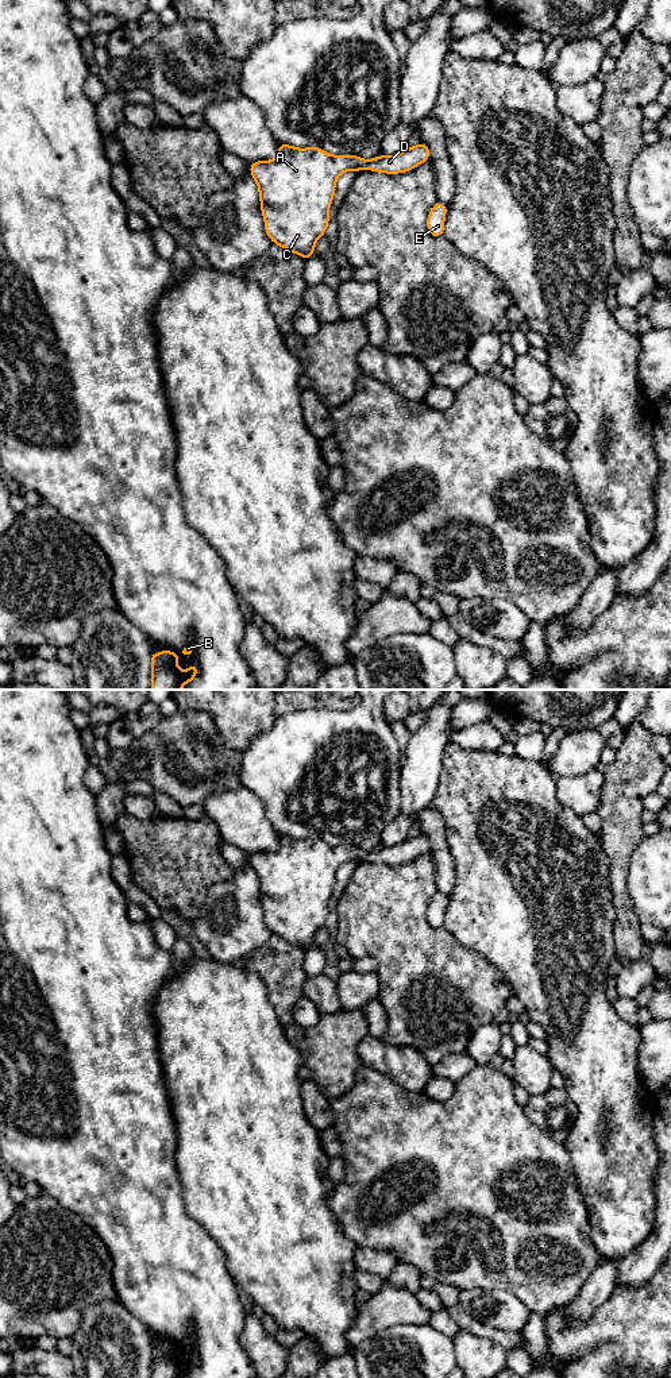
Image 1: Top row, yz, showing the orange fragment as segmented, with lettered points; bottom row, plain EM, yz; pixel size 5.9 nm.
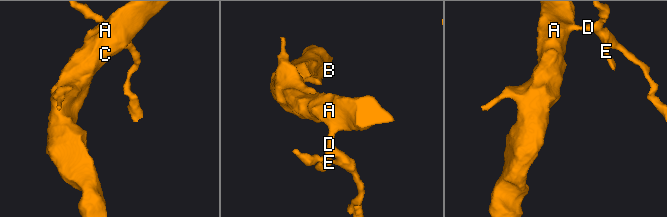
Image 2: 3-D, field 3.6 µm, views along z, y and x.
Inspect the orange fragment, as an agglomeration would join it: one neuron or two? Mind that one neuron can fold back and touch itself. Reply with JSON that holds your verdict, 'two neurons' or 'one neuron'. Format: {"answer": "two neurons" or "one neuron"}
{"answer": "one neuron"}

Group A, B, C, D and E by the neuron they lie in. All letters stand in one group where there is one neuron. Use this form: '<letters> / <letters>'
A B C D E

